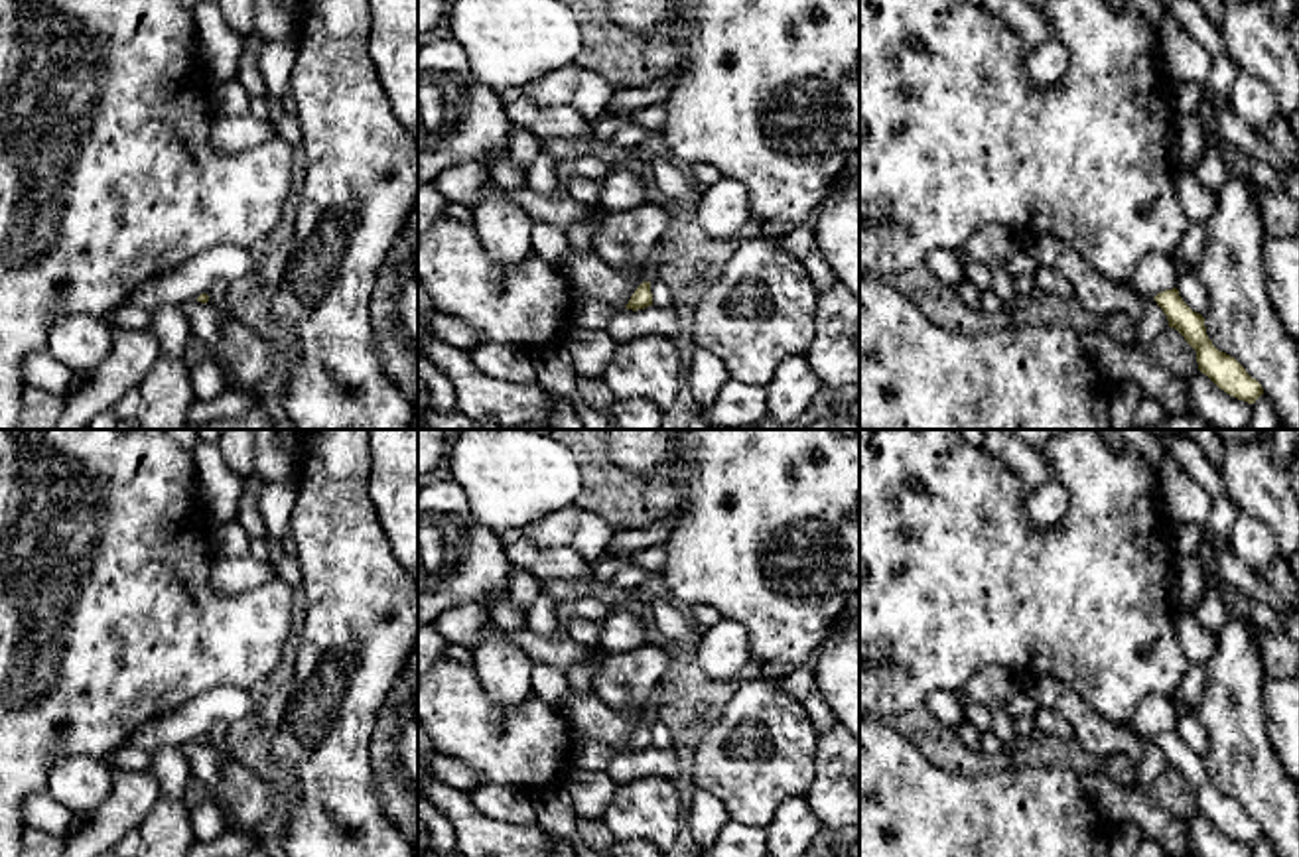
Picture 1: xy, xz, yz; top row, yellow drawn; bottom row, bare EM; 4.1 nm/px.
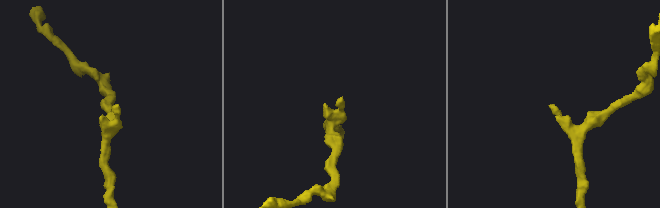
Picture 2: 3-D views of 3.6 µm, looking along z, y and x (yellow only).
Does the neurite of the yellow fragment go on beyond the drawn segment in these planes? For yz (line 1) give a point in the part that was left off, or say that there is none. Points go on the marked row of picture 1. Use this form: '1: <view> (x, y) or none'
1: none

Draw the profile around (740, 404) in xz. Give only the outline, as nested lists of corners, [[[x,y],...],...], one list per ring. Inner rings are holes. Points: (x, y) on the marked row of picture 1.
[[[729,378],[718,398],[698,408],[712,429],[743,429],[769,420],[767,390]]]

